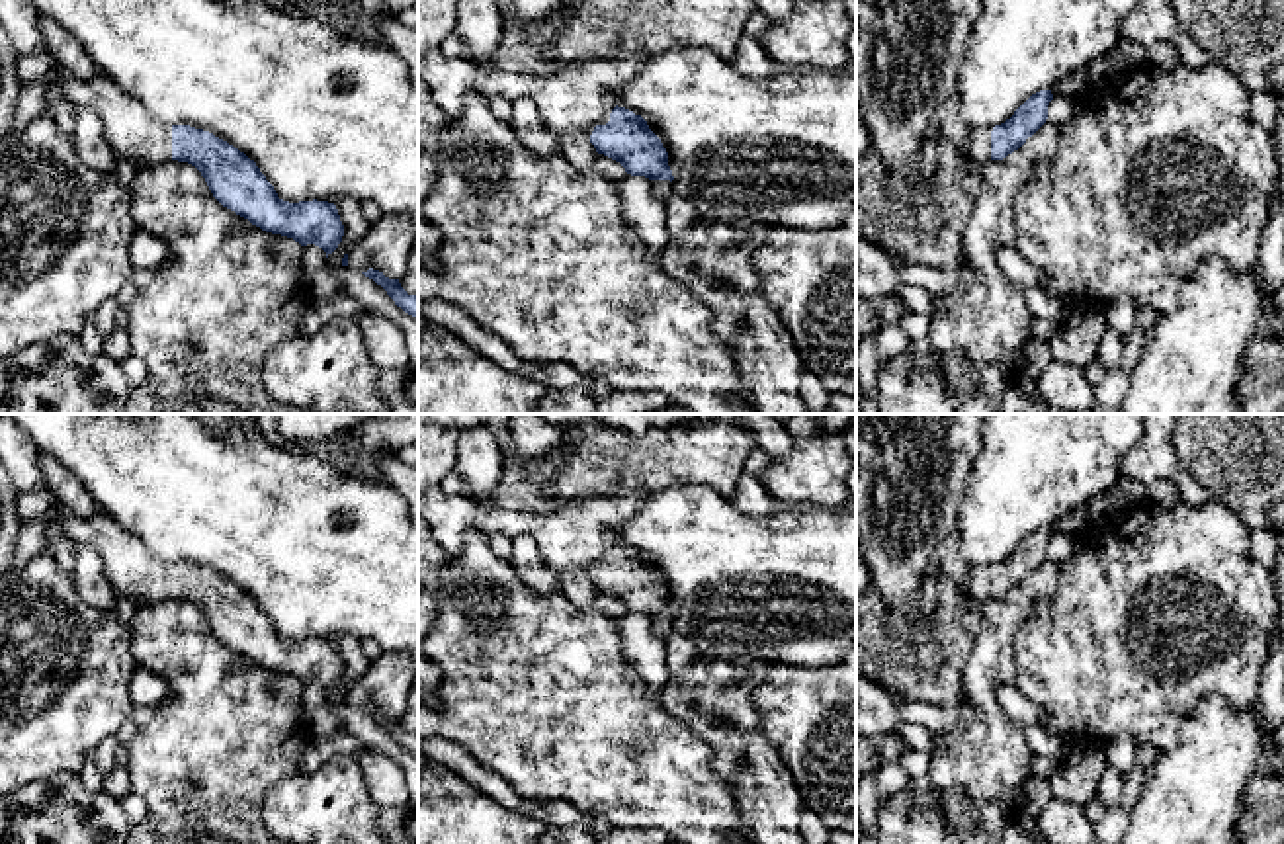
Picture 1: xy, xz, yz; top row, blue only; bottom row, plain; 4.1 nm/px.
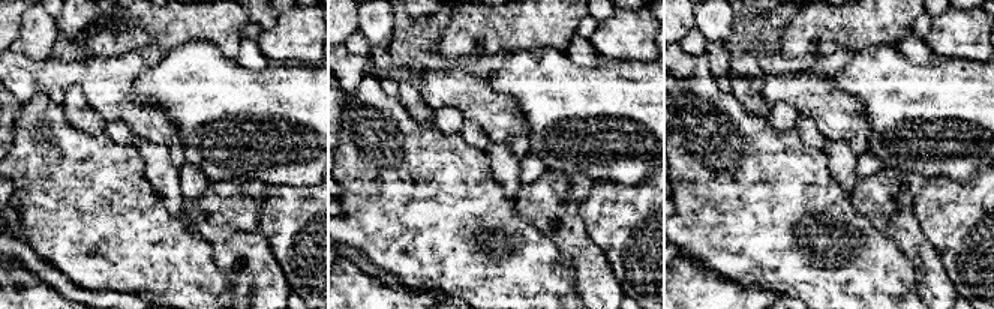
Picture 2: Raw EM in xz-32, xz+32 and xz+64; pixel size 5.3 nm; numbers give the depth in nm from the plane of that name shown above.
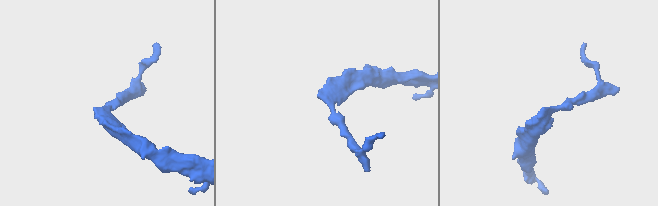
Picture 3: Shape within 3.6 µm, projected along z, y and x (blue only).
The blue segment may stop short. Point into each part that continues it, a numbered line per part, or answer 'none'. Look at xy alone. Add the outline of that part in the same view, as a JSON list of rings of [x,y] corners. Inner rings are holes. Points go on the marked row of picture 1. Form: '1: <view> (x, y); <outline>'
1: xy (129, 127); [[[57,66],[45,78],[21,84],[10,133],[49,115],[47,90],[53,84],[61,88],[72,109],[86,107],[100,117],[104,137],[117,158],[131,158],[139,164],[172,160],[172,125],[160,123],[137,98],[100,70],[90,78],[80,78]]]

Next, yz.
1: yz (976, 143); [[[946,100],[934,113],[934,125],[940,131],[942,143],[952,143],[962,154],[977,164],[991,160],[991,131],[971,129],[965,125],[960,109],[960,100]]]

